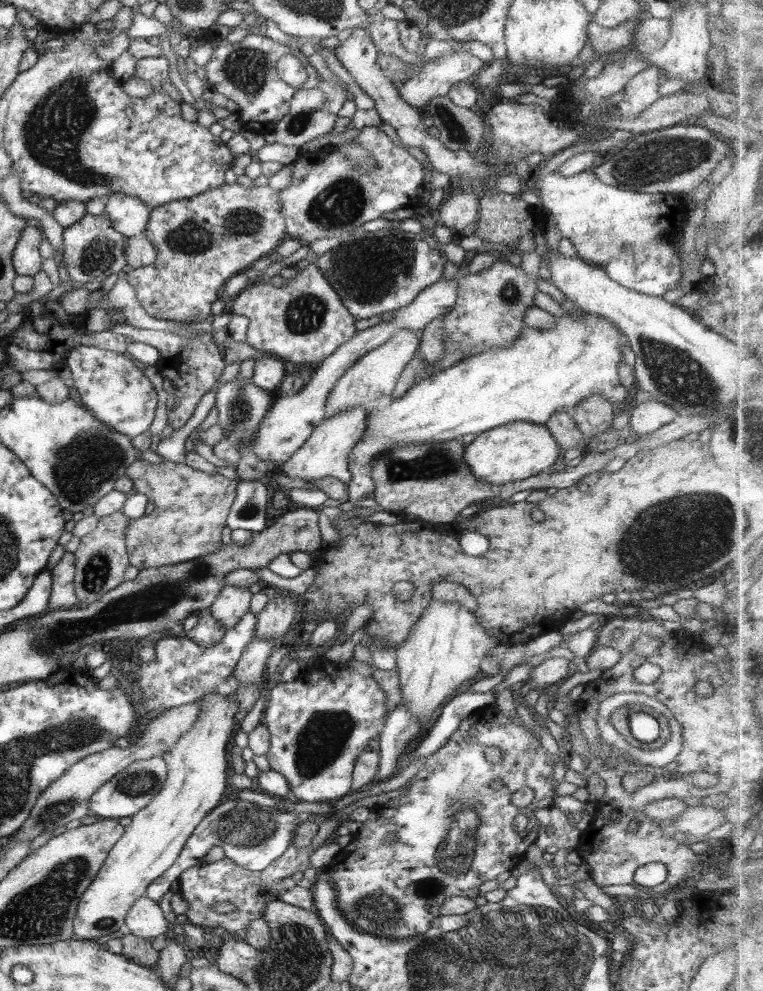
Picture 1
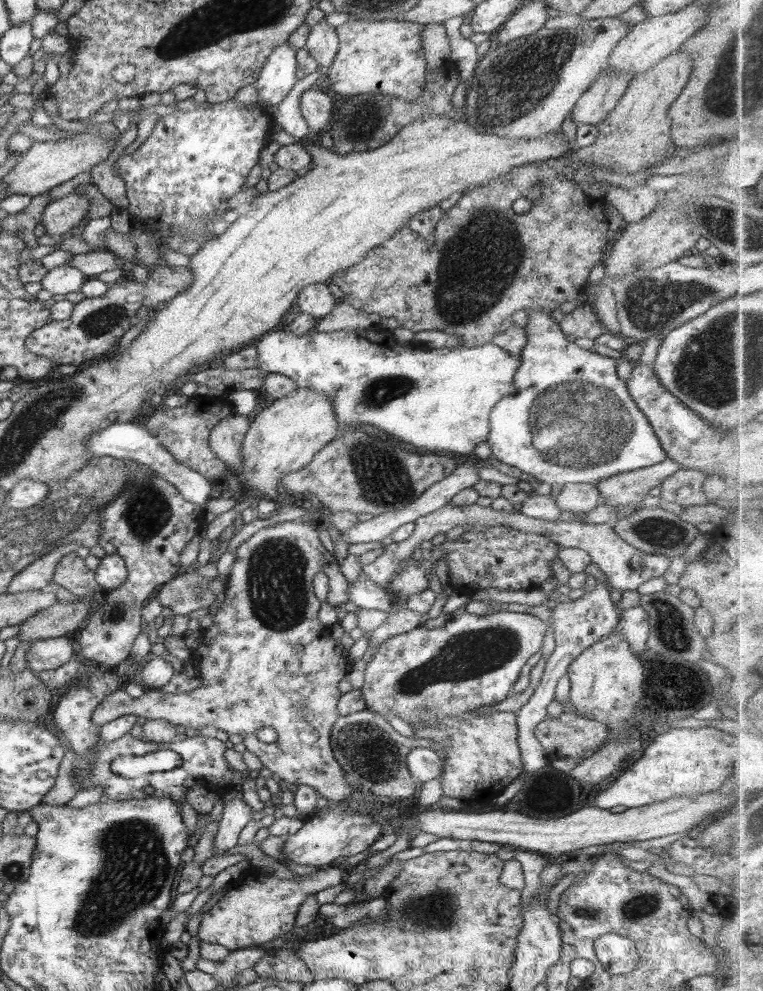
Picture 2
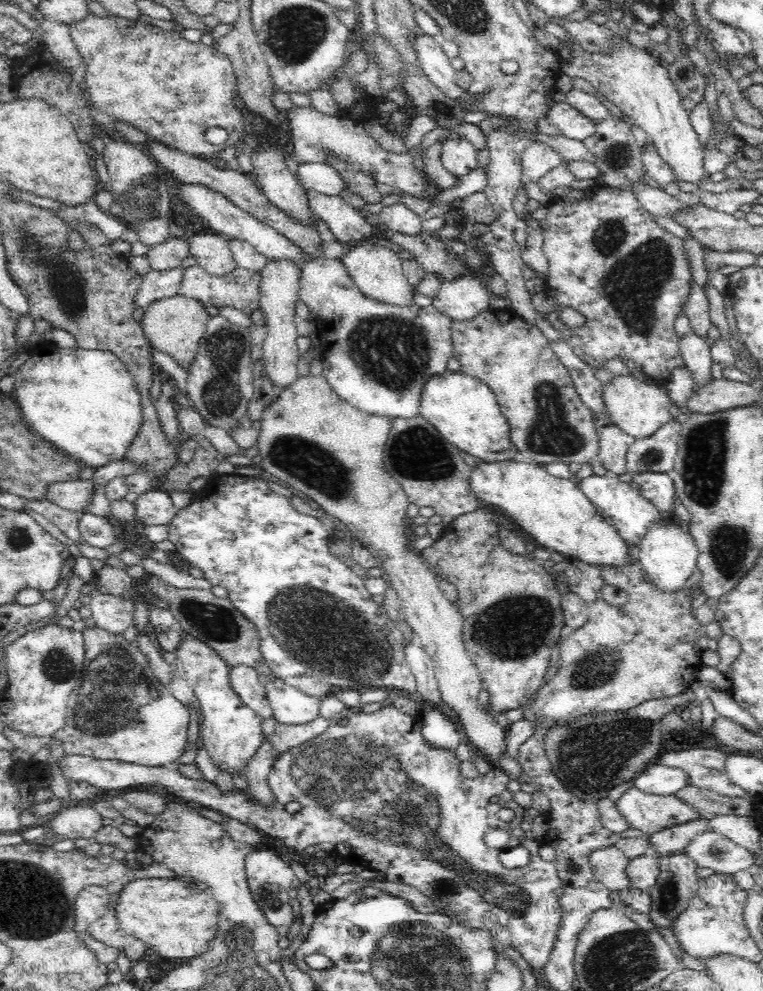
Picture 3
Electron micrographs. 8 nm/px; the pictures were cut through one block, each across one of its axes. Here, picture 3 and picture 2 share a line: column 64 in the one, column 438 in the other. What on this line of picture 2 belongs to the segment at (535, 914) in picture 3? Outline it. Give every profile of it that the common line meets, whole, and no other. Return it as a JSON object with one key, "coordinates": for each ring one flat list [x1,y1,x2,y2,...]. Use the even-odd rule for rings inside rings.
{"coordinates":[[429,746,418,747,407,754,407,767,417,781,426,783,440,777,443,760]]}

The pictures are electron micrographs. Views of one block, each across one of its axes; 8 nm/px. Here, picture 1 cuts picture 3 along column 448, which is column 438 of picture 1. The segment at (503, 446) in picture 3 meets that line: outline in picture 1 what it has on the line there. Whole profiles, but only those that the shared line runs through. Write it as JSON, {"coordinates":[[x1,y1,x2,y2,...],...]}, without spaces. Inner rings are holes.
{"coordinates":[[580,308,574,313,565,311,568,317,556,317,552,328,538,329,527,326,510,346,489,348,486,352,464,357,457,364,419,380,404,396,393,399,391,404,382,410,370,411,364,436,349,454,348,470,351,477,347,484,348,501,355,508,375,507,374,483,371,477,373,460,379,454,392,450,397,444,440,444,464,434,479,435,515,422,545,425,555,412,572,412,577,404,592,394,603,394,603,397,616,407,617,412,629,406,631,391,620,384,618,377,618,363,623,360,621,348,628,345,625,336,601,316,588,314]]}

